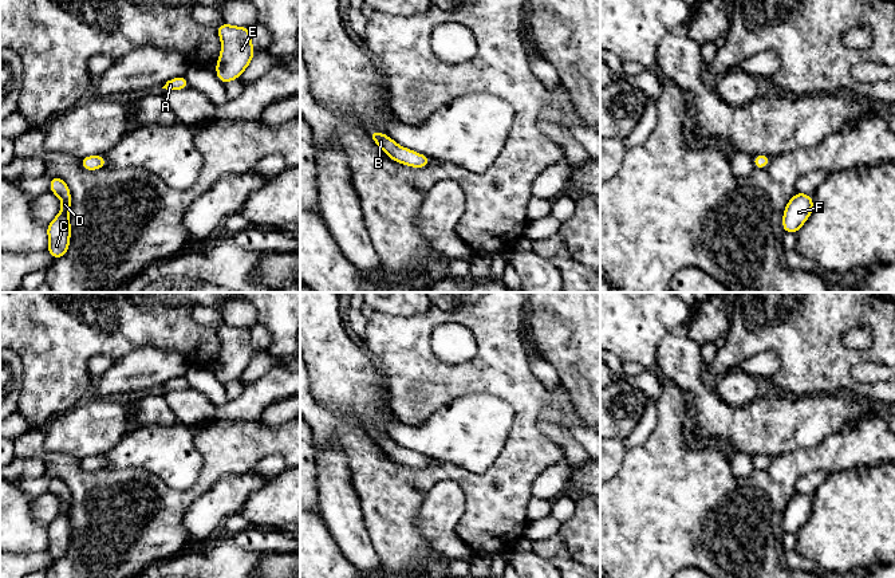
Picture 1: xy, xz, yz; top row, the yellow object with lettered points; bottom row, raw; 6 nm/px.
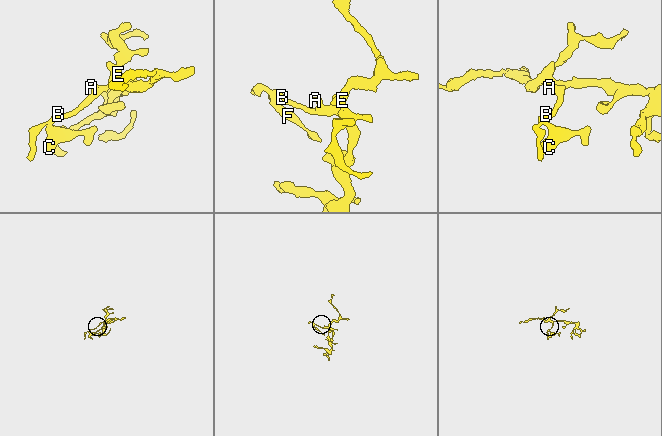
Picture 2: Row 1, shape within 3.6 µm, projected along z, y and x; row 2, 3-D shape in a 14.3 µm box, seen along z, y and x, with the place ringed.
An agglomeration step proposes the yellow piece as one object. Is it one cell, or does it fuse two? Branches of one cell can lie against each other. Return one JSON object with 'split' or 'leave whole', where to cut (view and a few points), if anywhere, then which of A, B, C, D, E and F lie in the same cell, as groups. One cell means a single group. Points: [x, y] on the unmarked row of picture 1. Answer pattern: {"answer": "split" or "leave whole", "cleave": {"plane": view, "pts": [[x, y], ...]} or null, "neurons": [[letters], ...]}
{"answer": "leave whole", "cleave": null, "neurons": [["A", "B", "C", "D", "E", "F"]]}

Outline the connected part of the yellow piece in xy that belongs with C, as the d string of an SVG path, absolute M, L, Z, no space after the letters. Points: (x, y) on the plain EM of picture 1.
M51 477L50 488L54 495L62 500L62 508L59 515L47 526L48 534L48 553L52 559L59 559L66 555L70 547L70 508L71 508L71 492L67 484L60 477Z

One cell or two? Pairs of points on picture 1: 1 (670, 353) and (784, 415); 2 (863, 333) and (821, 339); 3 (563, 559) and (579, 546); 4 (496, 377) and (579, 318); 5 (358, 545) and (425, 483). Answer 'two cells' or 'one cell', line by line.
1: one cell
2: two cells
3: two cells
4: two cells
5: two cells

